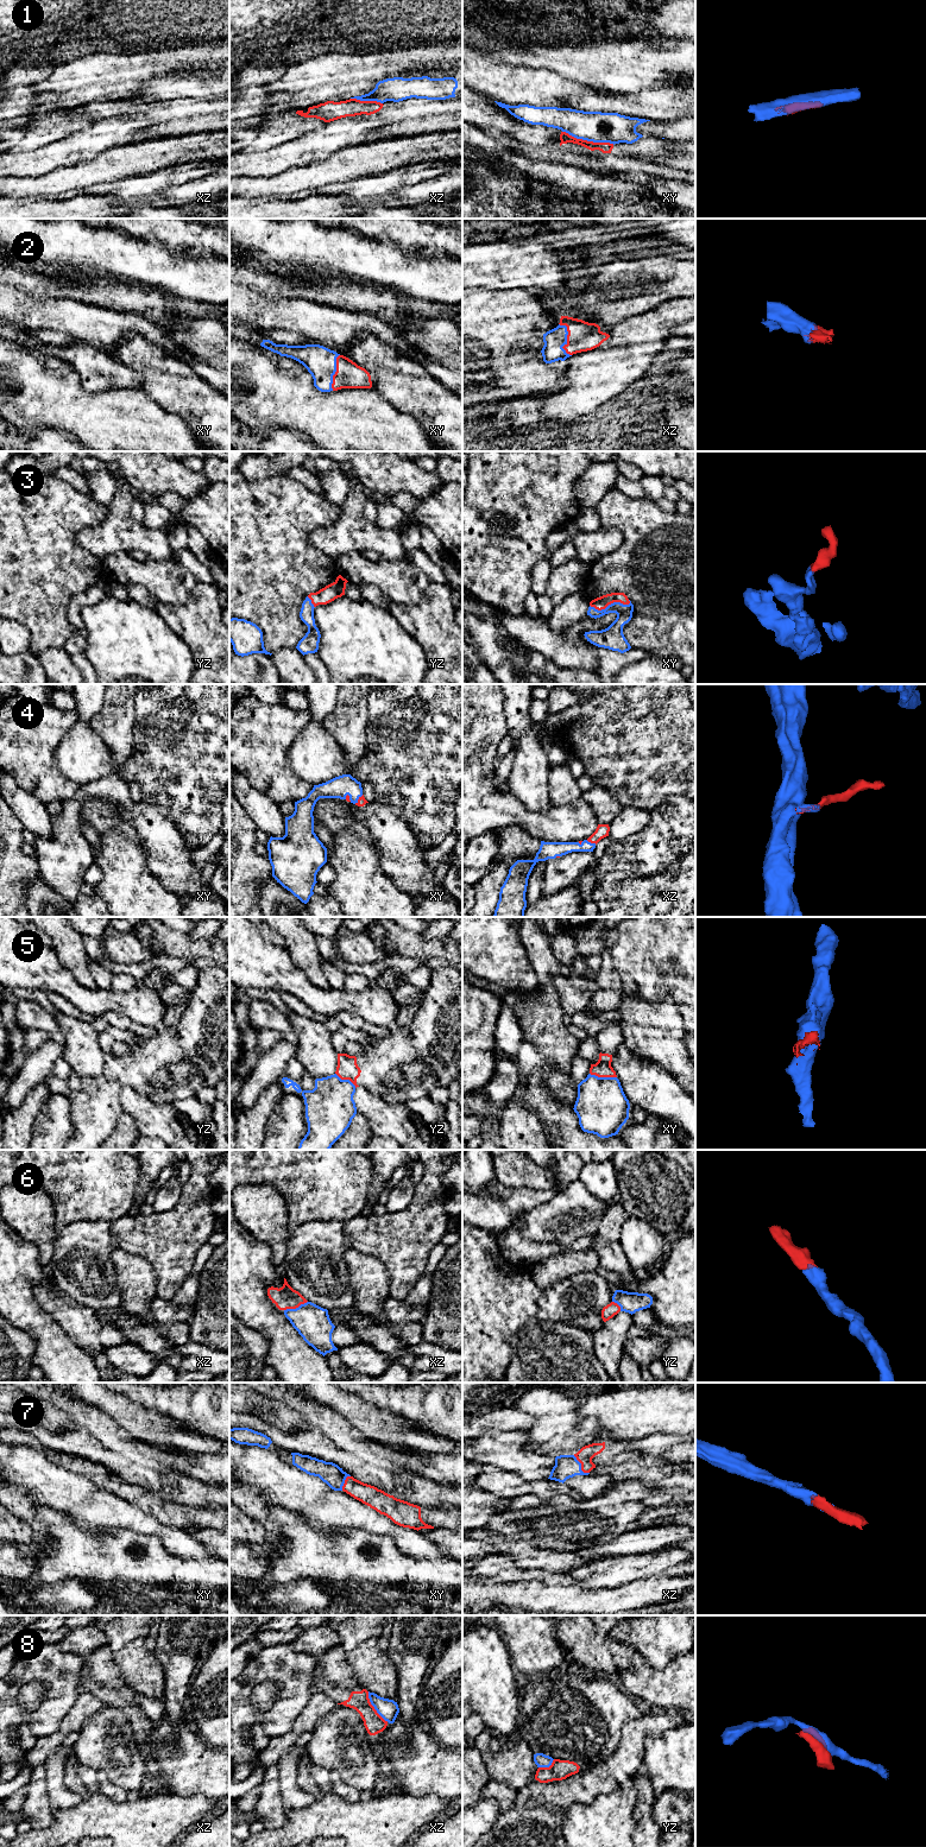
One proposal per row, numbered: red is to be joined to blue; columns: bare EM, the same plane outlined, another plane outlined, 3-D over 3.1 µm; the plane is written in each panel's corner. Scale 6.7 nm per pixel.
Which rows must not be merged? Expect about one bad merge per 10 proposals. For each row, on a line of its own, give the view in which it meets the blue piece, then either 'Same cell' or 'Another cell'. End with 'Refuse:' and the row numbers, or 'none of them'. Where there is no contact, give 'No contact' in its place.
1: Touches blue in xy. Same cell
2: Touches blue in xz. Same cell
3: Touches blue in xy. Same cell
4: Touches blue in xz. Same cell
5: Touches blue in xy. Same cell
6: Touches blue in xz. Same cell
7: Touches blue in xz. Same cell
8: Touches blue in xz. Another cell
Refuse: 8

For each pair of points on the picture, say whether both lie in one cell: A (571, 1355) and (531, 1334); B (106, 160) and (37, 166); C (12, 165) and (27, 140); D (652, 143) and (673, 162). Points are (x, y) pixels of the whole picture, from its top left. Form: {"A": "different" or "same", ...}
{"A": "same", "B": "different", "C": "different", "D": "different"}

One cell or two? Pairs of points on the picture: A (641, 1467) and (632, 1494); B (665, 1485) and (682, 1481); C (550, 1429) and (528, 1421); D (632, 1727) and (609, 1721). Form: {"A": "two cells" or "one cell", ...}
{"A": "two cells", "B": "one cell", "C": "two cells", "D": "two cells"}

